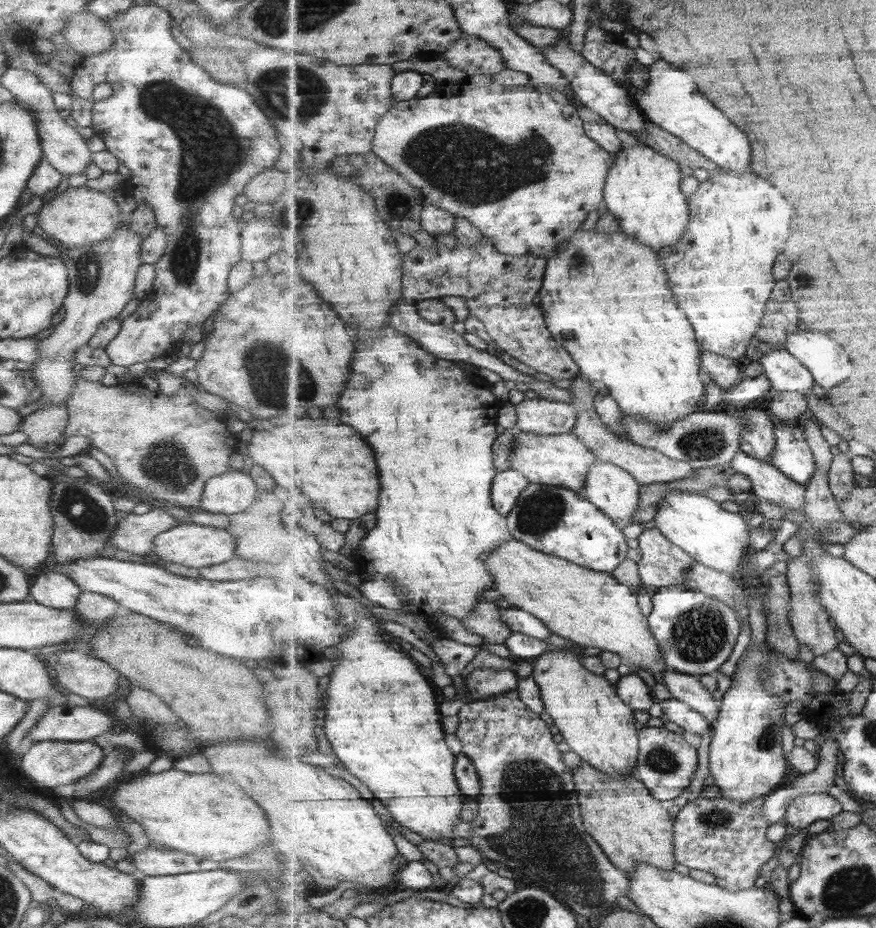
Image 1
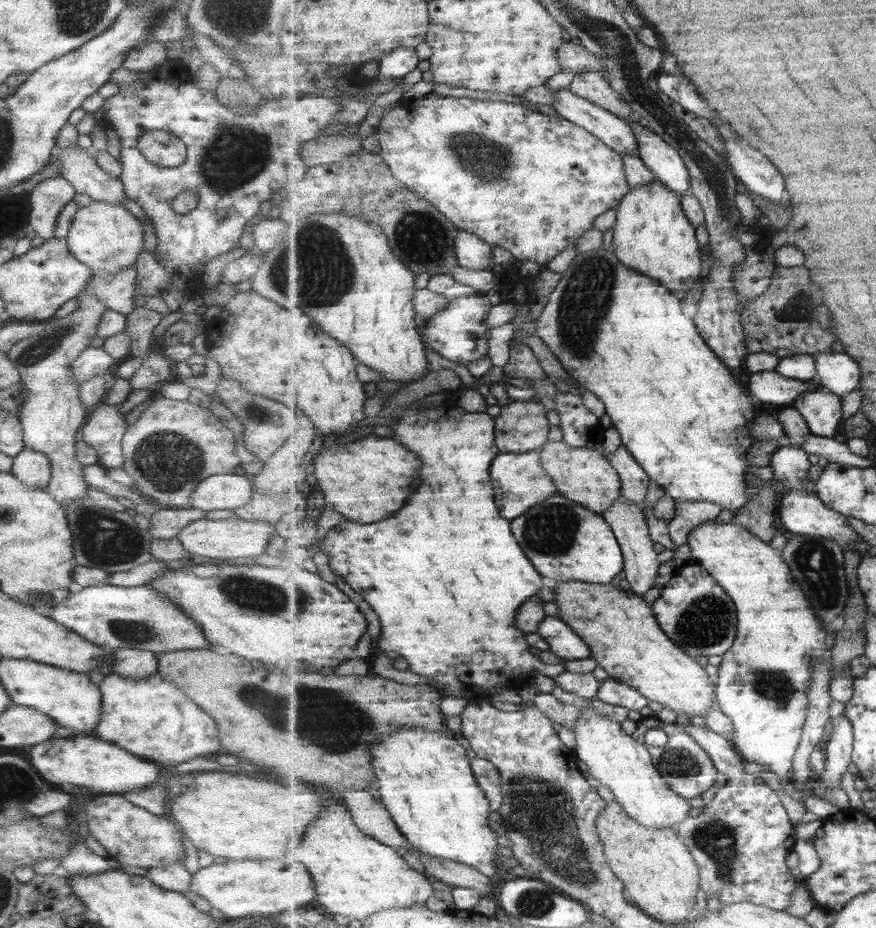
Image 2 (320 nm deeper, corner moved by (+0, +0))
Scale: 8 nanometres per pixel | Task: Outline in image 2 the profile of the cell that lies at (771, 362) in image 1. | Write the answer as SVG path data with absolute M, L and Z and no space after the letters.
M814 383L814 386L806 390L794 402L793 406L802 412L803 418L805 418L807 424L810 426L812 434L838 438L836 434L839 432L839 428L841 428L841 422L845 421L843 419L843 404L841 402L843 402L843 399L838 394L833 394L822 385L815 385Z

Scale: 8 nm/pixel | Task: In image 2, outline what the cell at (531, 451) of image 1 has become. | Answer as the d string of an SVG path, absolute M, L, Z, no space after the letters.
M549 440L540 453L542 465L556 482L558 494L574 500L591 512L603 515L622 496L623 484L620 474L611 461L598 450L575 448L564 440Z

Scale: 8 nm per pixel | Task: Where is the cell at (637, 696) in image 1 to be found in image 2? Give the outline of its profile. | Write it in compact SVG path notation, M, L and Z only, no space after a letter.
M611 678L602 681L598 698L606 704L623 706L634 711L643 710L649 704L646 696L643 696L636 688L625 684L621 680Z

